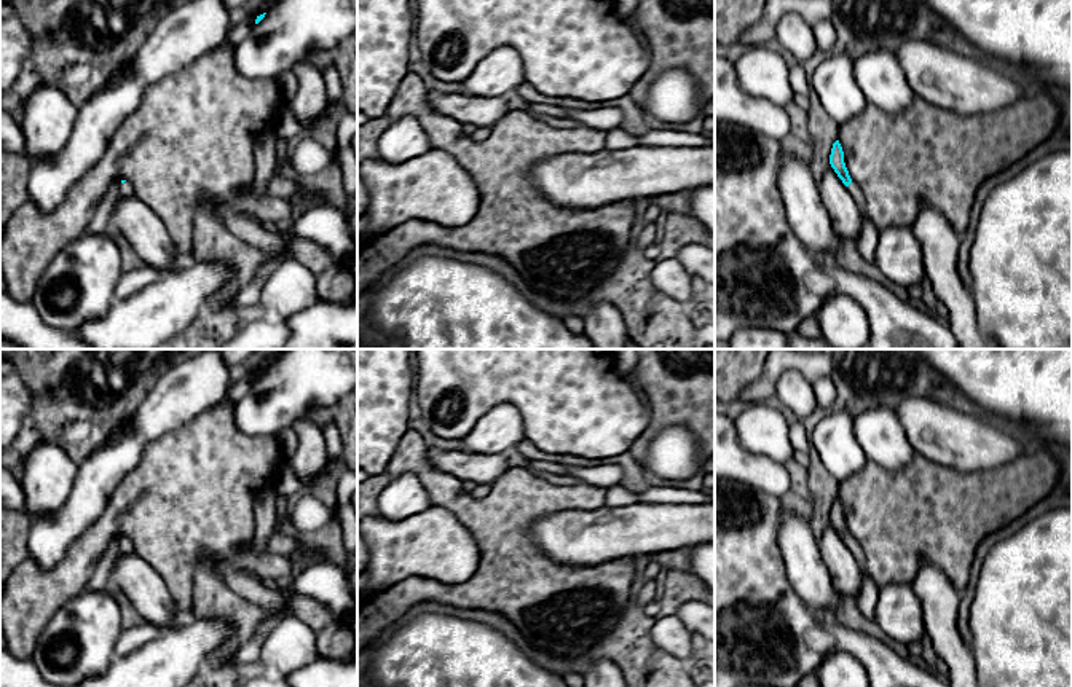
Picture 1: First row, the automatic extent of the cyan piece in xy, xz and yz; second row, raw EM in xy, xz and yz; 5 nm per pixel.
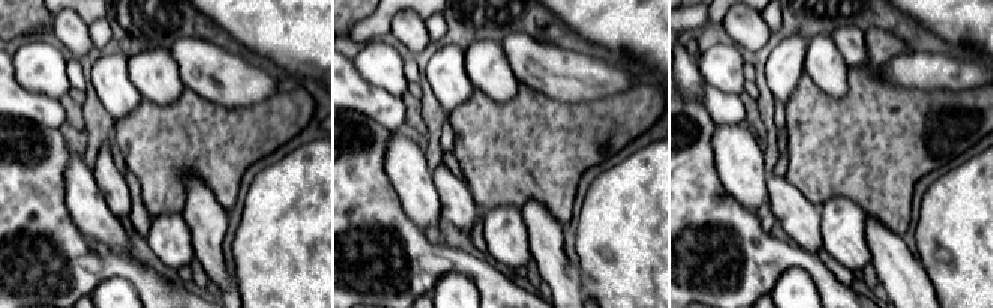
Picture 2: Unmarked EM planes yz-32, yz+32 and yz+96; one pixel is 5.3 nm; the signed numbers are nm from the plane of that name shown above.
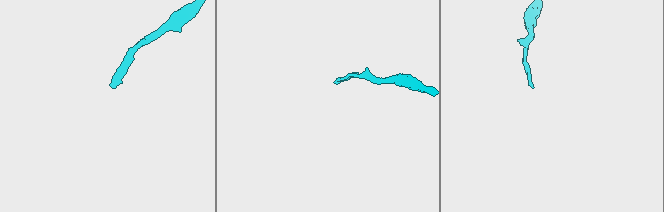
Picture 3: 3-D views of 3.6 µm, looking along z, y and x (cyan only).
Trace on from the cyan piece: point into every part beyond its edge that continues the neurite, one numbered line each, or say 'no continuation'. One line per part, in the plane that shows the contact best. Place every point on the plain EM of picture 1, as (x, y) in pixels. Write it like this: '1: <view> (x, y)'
1: yz (868, 593)

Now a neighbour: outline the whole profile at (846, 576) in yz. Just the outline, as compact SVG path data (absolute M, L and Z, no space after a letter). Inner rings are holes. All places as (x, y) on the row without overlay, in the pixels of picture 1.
M828 521L818 539L818 548L831 575L833 588L842 598L858 599L861 588L861 569L831 521Z

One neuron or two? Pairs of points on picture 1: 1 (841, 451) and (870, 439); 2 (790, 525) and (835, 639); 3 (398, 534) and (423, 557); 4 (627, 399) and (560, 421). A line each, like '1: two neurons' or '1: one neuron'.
1: two neurons
2: two neurons
3: one neuron
4: one neuron

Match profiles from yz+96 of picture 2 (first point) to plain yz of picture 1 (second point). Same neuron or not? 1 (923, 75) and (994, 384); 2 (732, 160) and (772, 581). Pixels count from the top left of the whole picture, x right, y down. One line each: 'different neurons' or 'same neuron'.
1: different neurons
2: different neurons

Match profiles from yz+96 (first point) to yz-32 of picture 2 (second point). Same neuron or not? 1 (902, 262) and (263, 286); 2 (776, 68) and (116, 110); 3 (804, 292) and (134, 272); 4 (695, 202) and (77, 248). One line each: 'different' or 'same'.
1: different
2: same
3: different
4: same

